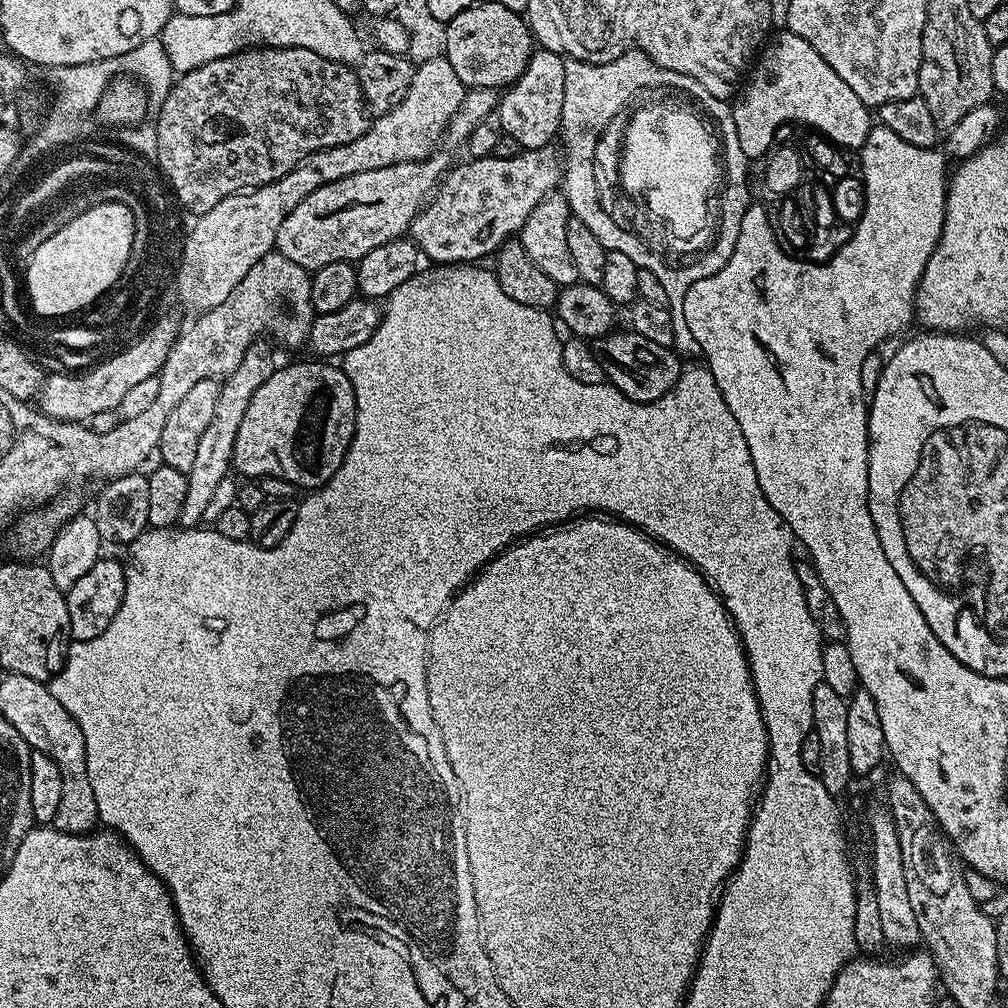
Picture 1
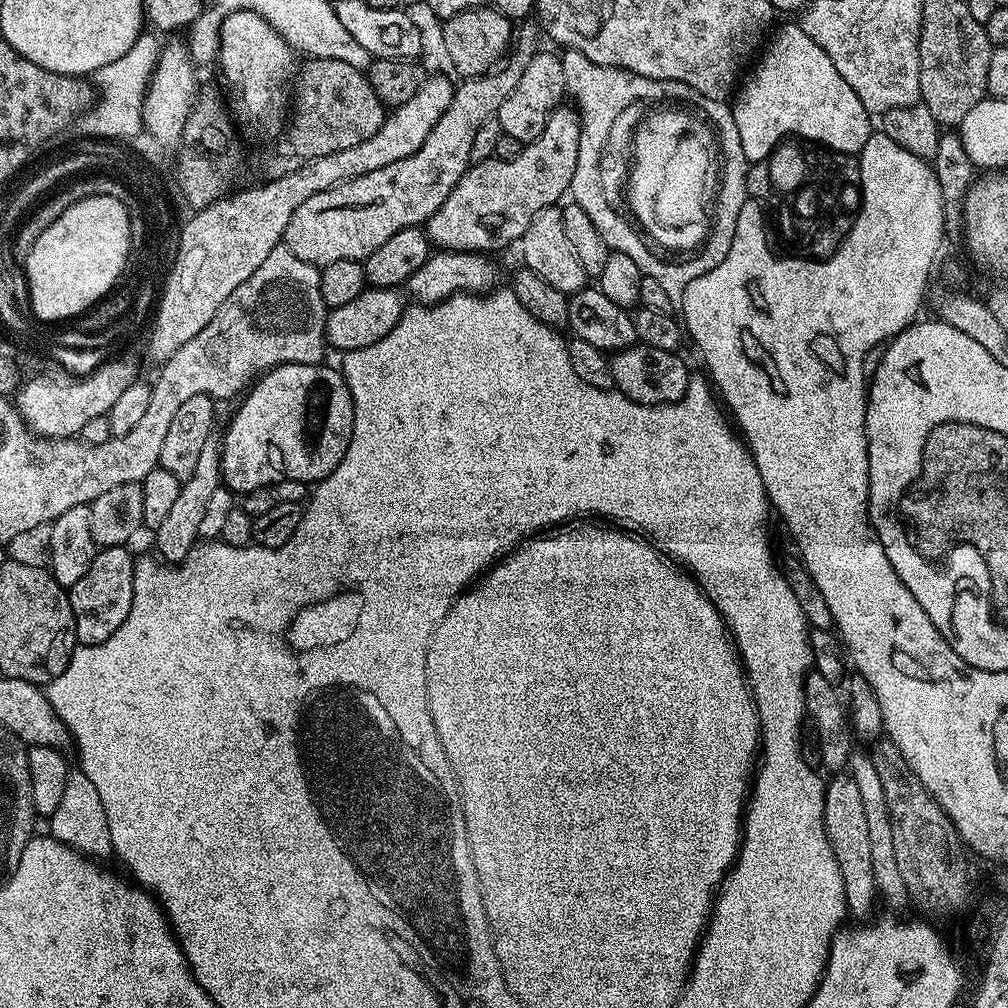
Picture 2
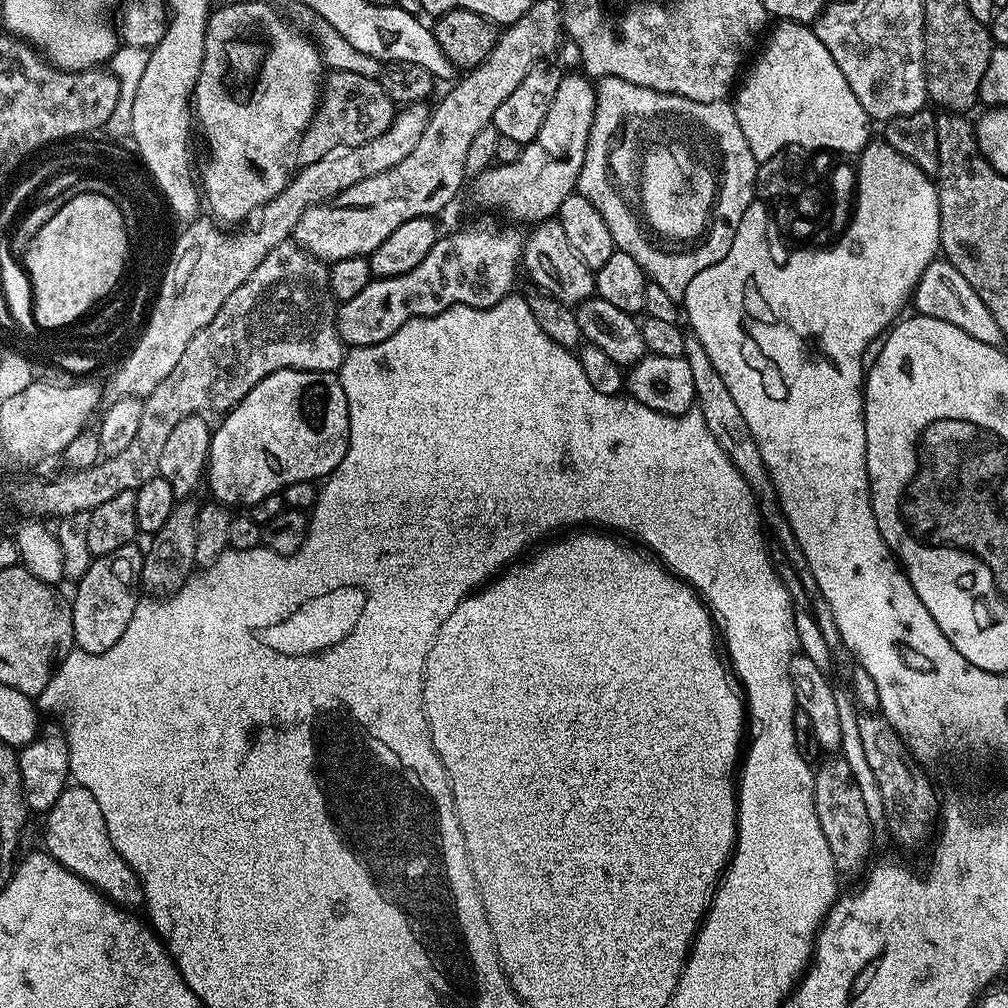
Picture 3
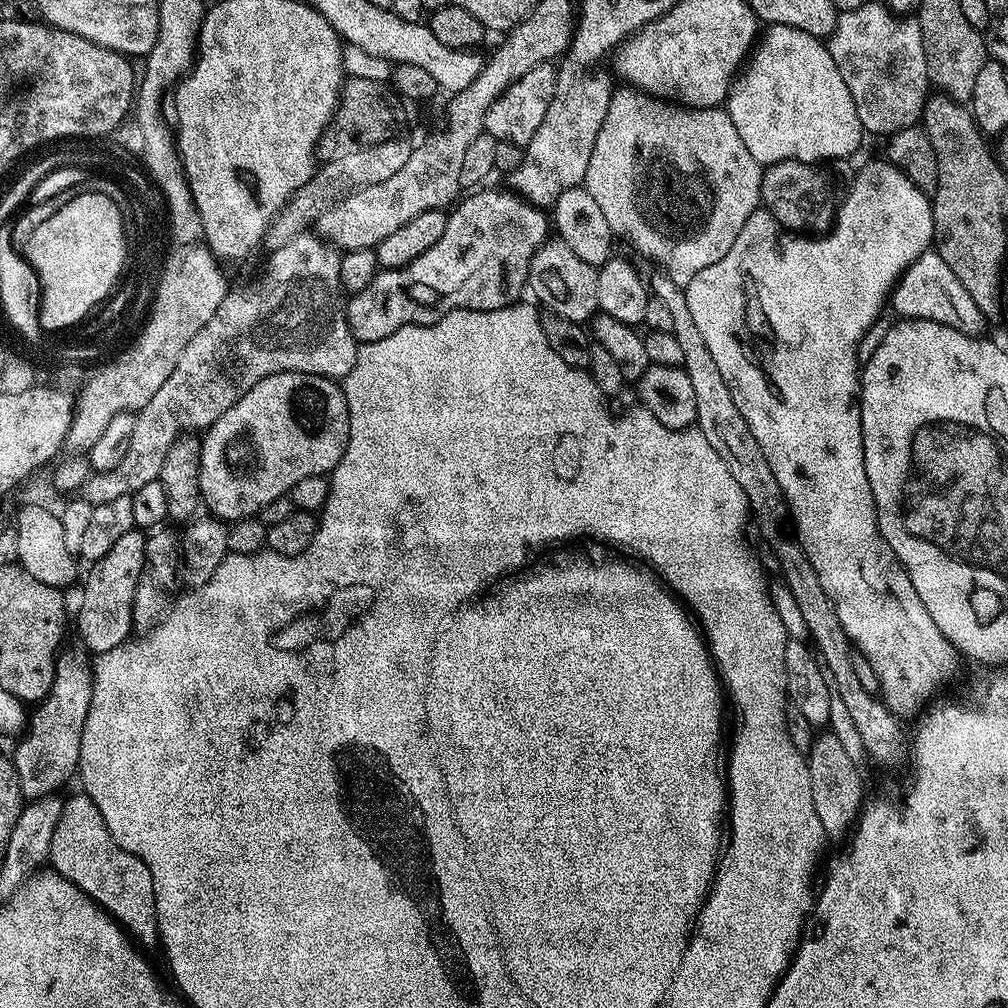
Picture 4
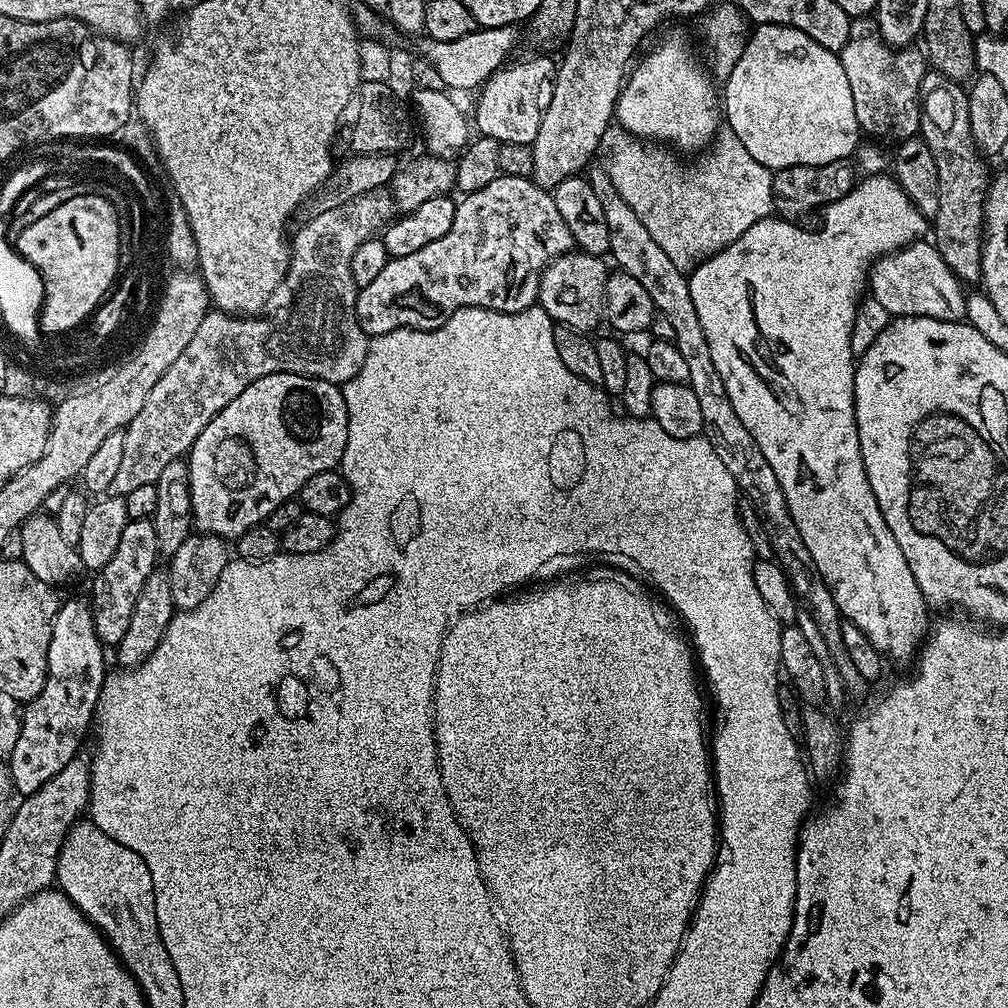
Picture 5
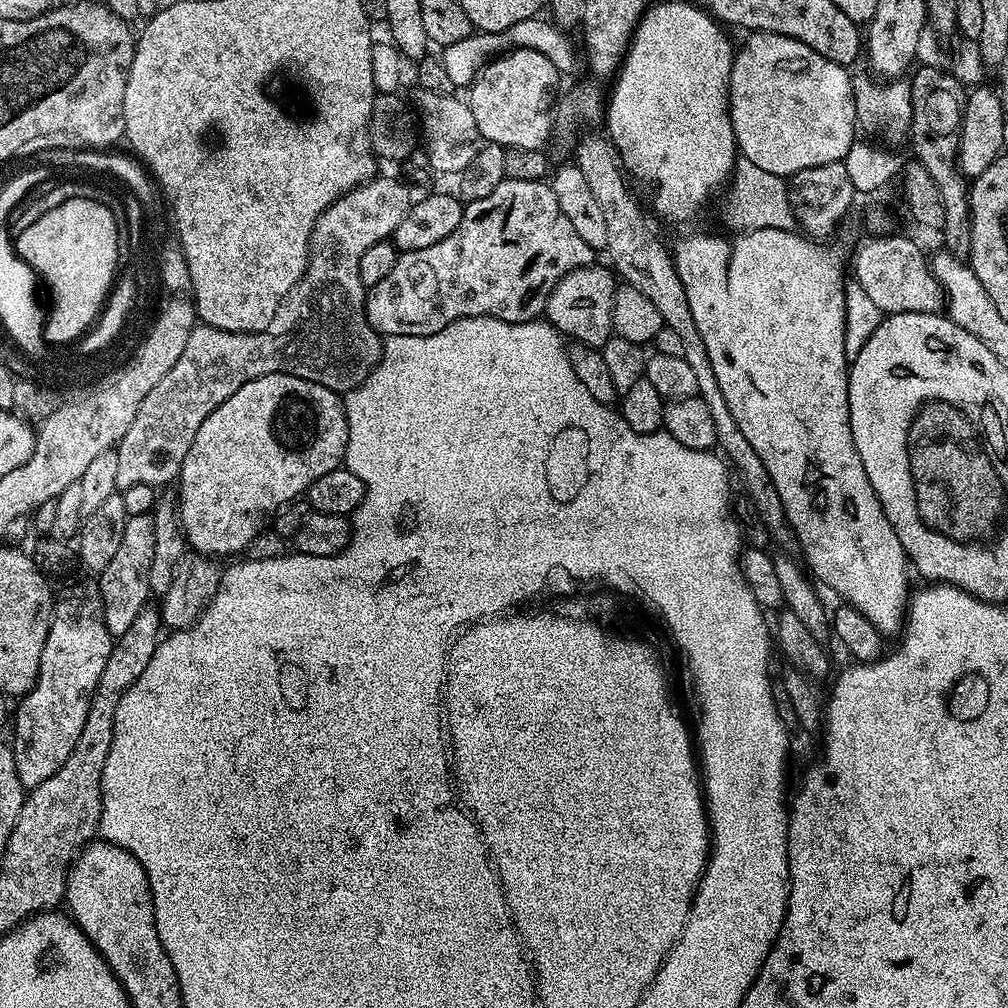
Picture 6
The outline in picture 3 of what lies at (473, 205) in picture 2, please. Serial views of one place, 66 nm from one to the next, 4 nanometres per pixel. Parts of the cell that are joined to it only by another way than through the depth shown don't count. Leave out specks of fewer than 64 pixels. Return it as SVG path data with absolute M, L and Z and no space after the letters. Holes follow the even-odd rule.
M574 74L561 75L558 94L554 94L554 102L550 102L542 130L538 130L529 144L523 145L518 160L509 164L497 163L475 177L472 196L482 207L505 212L512 219L509 221L525 220L528 226L535 226L542 220L553 219L562 202L577 191L592 122L596 117L596 89L587 75L570 75Z

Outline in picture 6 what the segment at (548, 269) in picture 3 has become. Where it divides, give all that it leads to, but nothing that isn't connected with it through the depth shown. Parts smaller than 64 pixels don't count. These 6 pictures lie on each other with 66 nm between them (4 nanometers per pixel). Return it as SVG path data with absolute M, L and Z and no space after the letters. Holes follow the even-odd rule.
M596 267L567 272L554 286L546 309L546 319L557 332L565 337L572 336L568 338L577 344L588 344L591 348L600 348L613 335L612 303L618 287L611 267Z

